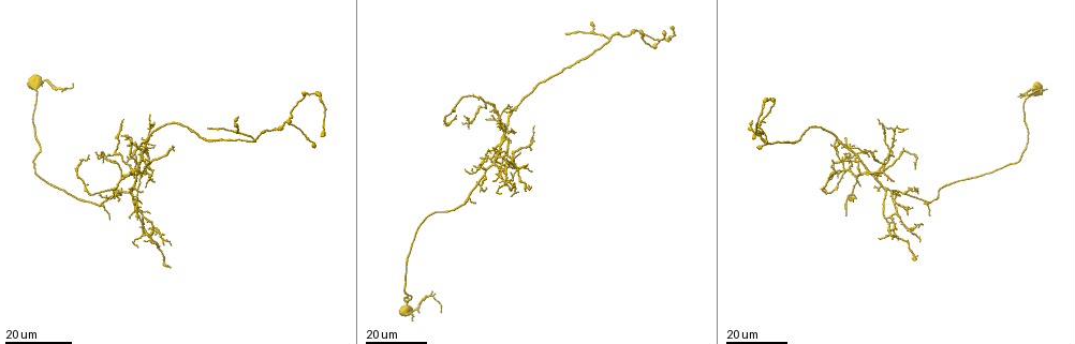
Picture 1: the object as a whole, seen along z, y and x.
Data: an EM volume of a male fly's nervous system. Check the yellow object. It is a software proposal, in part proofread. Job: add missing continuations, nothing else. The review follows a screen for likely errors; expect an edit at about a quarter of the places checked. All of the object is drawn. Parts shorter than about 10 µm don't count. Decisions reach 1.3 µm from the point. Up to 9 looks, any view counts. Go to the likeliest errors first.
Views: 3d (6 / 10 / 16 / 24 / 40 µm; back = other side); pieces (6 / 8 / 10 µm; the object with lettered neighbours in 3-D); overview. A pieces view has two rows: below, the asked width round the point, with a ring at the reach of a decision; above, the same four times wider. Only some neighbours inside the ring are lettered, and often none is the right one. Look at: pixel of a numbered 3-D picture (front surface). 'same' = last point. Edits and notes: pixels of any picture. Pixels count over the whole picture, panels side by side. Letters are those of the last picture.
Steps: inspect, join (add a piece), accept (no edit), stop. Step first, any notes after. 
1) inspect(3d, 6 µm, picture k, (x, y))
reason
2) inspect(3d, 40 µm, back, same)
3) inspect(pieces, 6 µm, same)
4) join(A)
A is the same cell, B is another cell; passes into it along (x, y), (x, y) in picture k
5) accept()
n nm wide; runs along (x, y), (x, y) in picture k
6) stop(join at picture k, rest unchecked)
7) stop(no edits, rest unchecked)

inspect(3d, 24 µm, picture 1, (565, 33))
end of a long branch

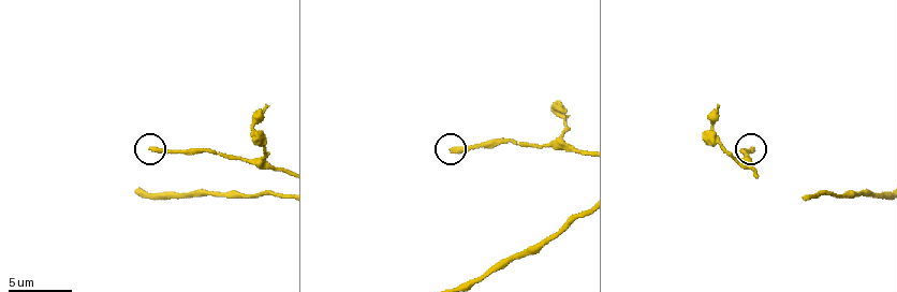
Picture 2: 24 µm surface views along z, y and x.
inspect(pieces, 8 µm, picture 2, (151, 147))
see the neighbours

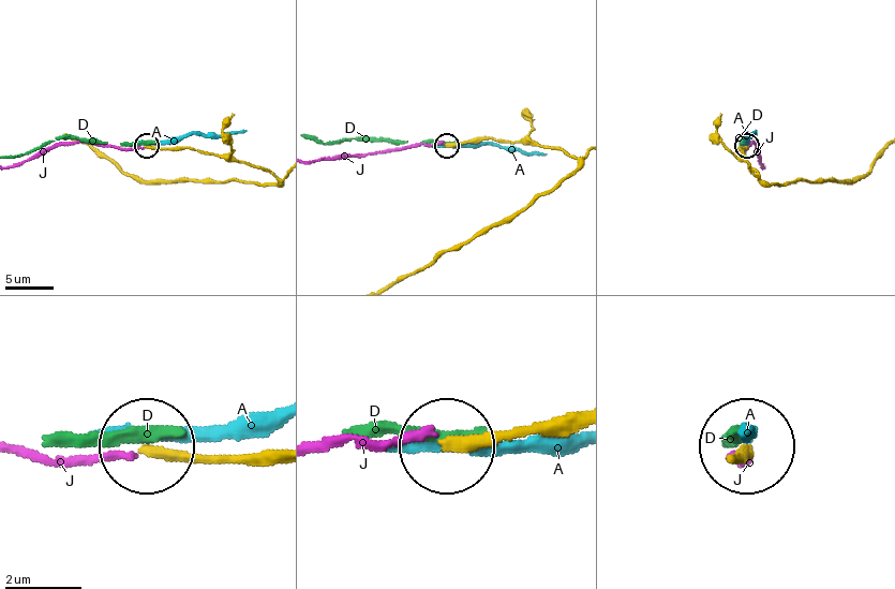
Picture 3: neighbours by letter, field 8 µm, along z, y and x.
accept()
A, D and J are other cells; runs along (579, 414), (448, 440) in picture 3; no lettered piece goes on from it

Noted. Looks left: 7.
inspect(3d, 16 µm, picture 1, (155, 181))
an open end

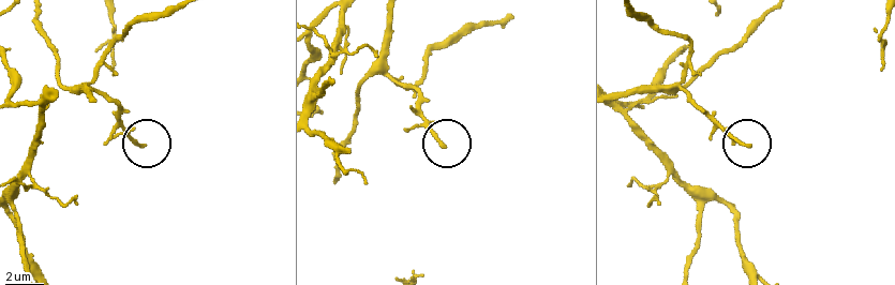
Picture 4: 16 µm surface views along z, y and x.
inspect(pieces, 6 µm, picture 4, (443, 146))
see the neighbours

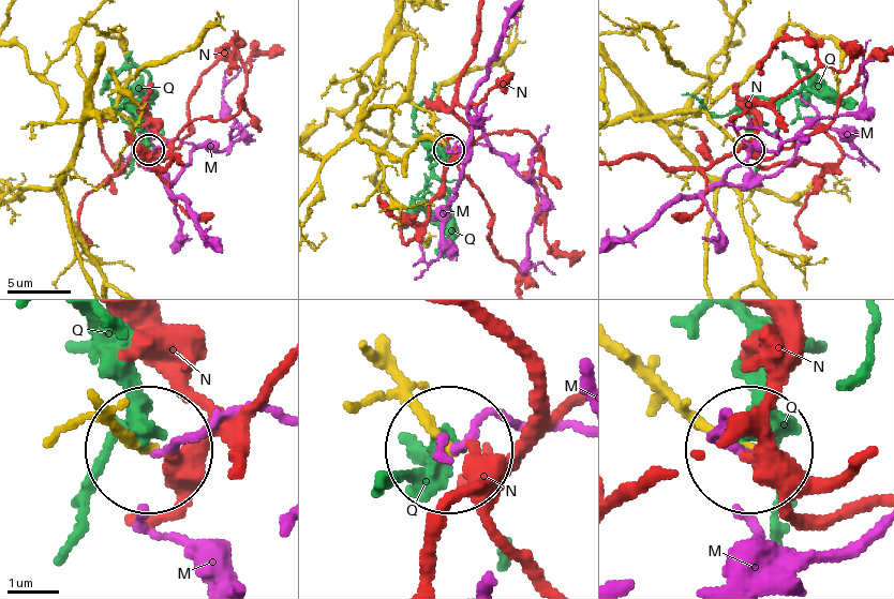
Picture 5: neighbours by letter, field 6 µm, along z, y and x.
accept()
M, N and Q are other cells; none of them fits

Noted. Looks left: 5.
inspect(pieces, 8 µm, picture 2, (716, 107))
branch stops here

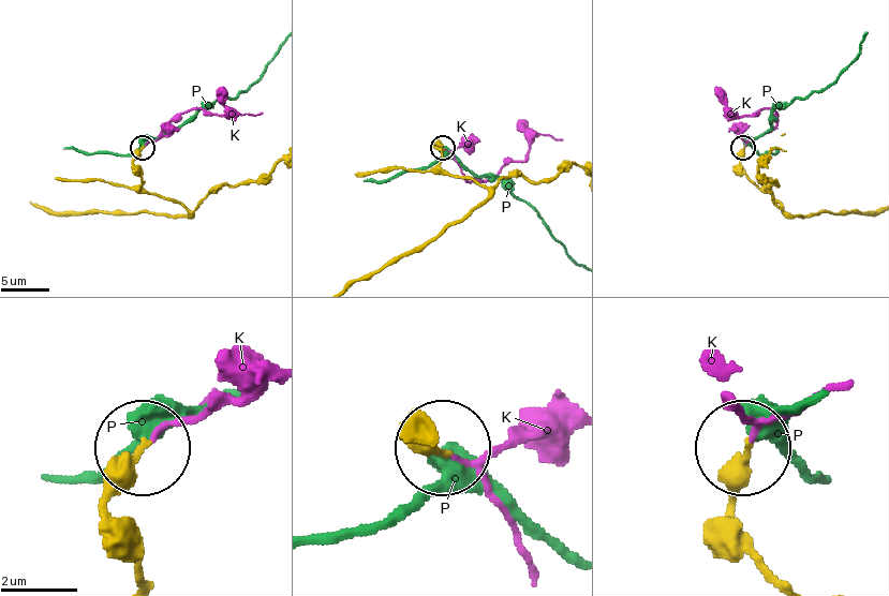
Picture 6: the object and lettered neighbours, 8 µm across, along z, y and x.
join(K)
K is the same cell, P is another cell; passes into it along (406, 440), (452, 456), (521, 555) in picture 6; the neuron continues

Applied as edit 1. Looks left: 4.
inspect(3d, 24 µm, picture 1, (671, 26))
an open end

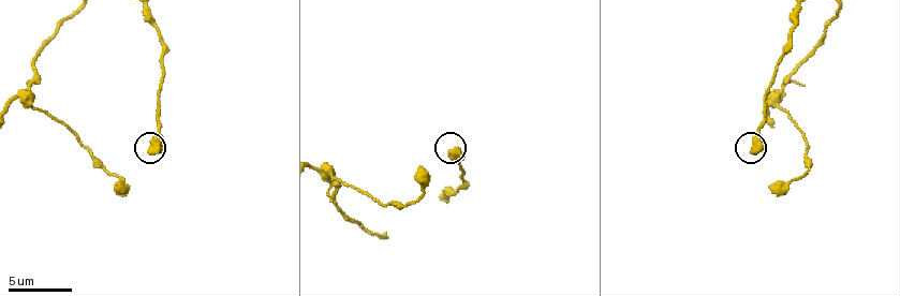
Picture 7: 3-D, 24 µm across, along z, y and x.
inspect(3d, 6 µm, picture 7, (455, 149))

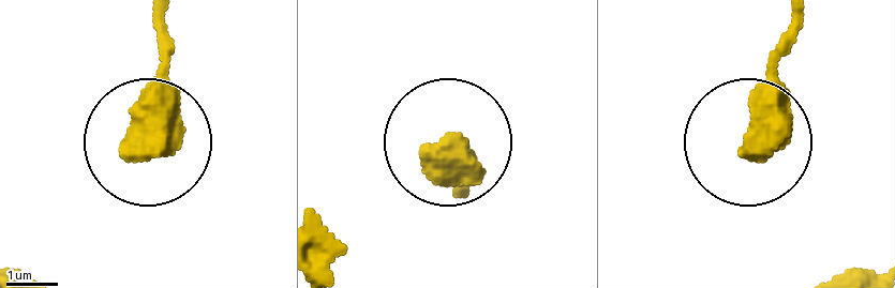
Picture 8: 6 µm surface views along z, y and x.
inspect(pieces, 8 µm, picture 8, (751, 152))

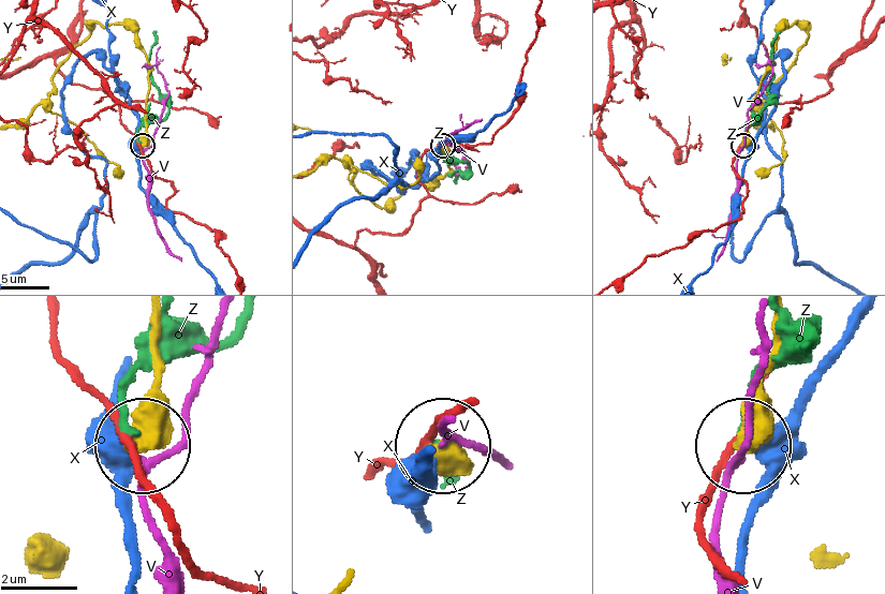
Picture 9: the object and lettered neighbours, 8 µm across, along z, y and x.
accept()
V, X, Y and Z are other cells; runs along (157, 315), (150, 447) in picture 9; none of them fits

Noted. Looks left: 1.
stop(join at picture 6, rest unchecked)

